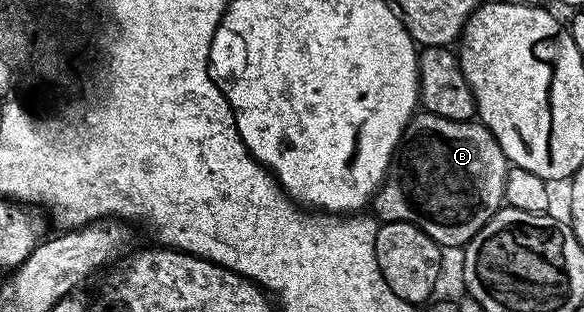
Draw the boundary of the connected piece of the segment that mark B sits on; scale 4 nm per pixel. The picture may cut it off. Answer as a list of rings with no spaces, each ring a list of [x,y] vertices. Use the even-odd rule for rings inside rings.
[[[428,113],[414,114],[397,144],[395,162],[390,166],[385,182],[371,200],[372,214],[381,223],[414,223],[443,249],[464,248],[505,203],[505,182],[510,166],[503,149],[499,149],[499,141],[495,141],[493,134],[479,121],[464,123],[447,121],[447,117]]]

